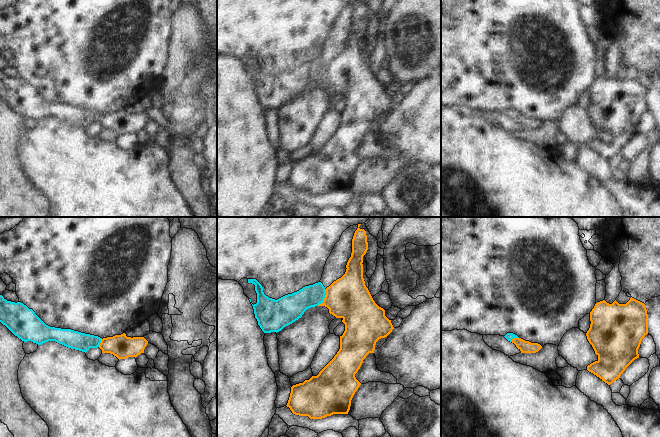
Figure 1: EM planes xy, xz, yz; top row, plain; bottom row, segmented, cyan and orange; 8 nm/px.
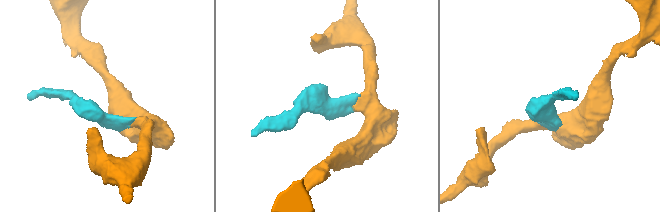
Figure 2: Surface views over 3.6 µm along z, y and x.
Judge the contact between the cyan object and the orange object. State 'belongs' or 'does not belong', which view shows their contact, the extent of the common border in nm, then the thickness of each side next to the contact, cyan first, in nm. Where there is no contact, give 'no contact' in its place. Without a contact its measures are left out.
belongs | xz | 150 nm | 200/340 nm

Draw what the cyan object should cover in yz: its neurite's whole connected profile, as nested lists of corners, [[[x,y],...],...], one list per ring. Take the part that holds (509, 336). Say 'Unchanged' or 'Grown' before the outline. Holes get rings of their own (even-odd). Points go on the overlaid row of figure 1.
Grown. [[[507,333],[504,337],[514,343],[521,353],[536,353],[542,348],[540,344],[525,341],[513,333]]]

